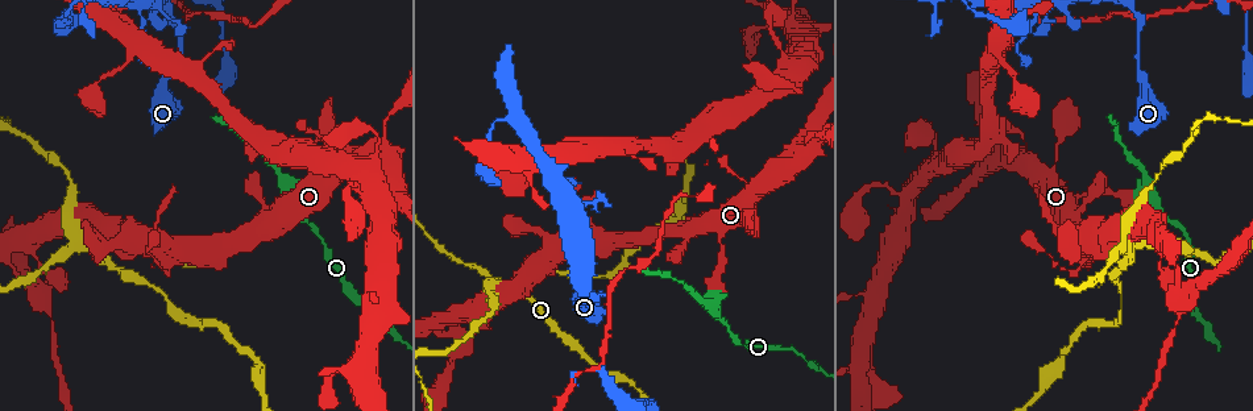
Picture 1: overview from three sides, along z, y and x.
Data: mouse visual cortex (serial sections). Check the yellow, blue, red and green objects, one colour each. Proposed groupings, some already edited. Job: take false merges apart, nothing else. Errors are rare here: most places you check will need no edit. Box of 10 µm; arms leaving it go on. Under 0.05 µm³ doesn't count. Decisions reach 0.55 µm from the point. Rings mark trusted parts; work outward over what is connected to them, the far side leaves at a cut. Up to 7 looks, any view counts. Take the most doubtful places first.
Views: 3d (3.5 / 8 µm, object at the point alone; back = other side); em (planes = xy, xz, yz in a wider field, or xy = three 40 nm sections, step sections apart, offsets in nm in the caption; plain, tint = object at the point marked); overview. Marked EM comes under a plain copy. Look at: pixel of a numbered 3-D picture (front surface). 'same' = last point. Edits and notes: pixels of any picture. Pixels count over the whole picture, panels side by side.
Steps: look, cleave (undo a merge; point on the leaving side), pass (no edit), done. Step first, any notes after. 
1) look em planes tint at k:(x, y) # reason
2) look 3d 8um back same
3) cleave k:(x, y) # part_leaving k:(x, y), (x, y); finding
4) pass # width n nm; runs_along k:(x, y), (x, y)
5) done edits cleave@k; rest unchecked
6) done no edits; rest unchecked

look em xy step 5 tint at 1:(808, 144)

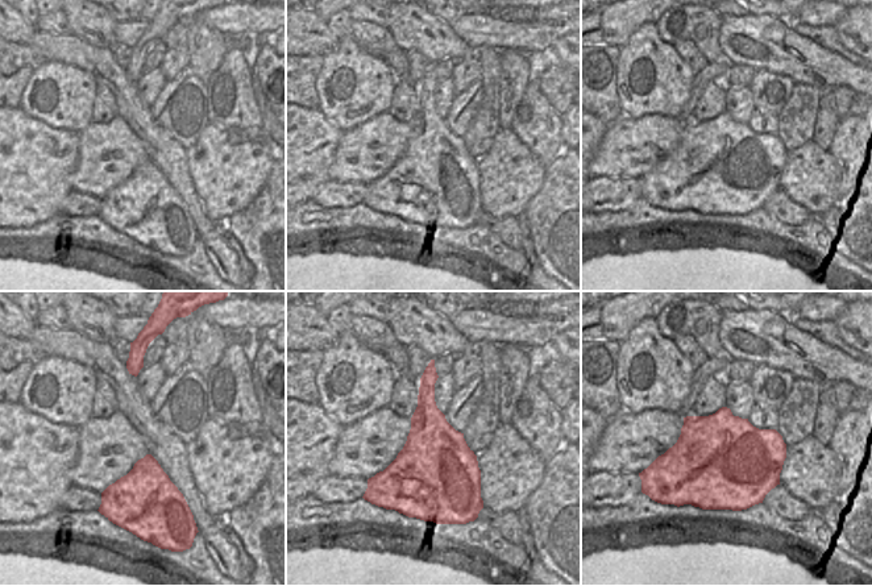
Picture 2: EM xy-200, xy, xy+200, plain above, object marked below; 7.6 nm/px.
look 3d 3.5um same

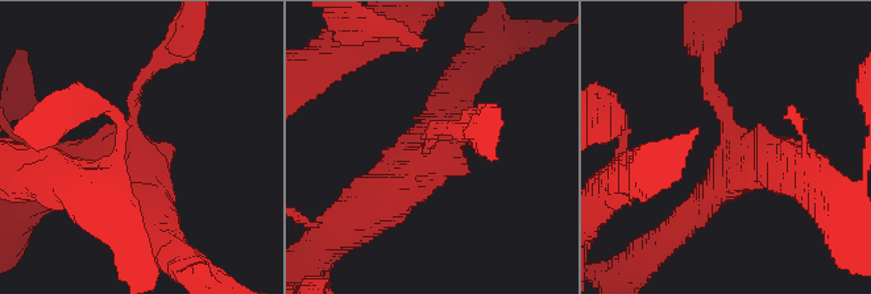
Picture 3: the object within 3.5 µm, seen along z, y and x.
pass # arm_widths 150, 350, 600 nm; runs_along 3:(357, 219), (438, 154), (453, 100); one cell here

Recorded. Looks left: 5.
look 3d 8um back at 1:(459, 338) # thick turns thin

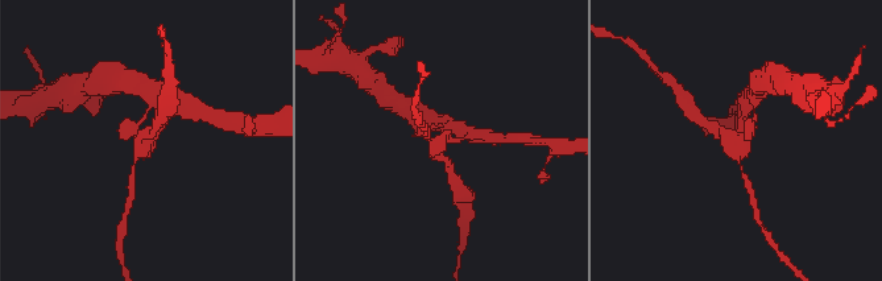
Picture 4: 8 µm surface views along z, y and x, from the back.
look em xy step 3 tint same # arms 3; arm_widths 150, 150, 250 nm; now the EM

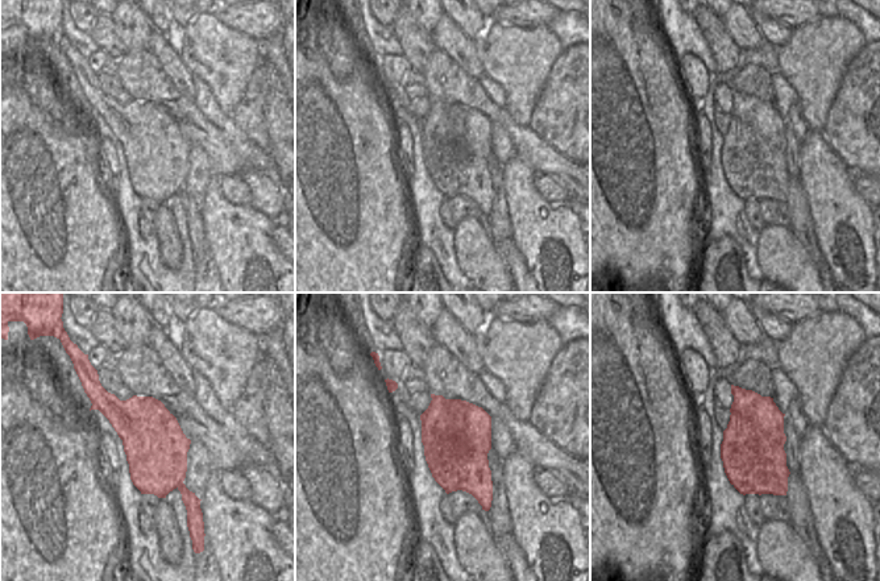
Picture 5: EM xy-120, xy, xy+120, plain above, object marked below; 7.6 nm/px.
cleave 4:(451, 173) # width 500 nm; part_leaving 4:(140, 137), (157, 125), (164, 112); a second cell is stuck on

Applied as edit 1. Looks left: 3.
look overview # redraw

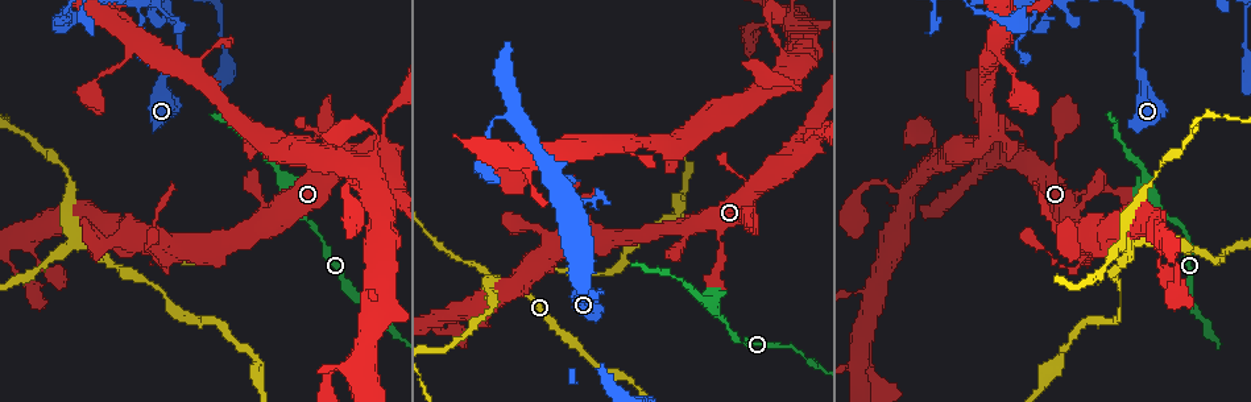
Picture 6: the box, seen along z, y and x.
look 3d 3.5um at 6:(64, 225) # sharp bend

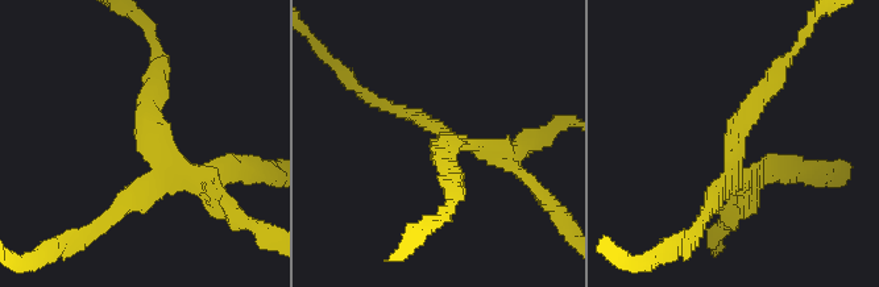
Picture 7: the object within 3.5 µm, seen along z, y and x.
look em xy step 3 tint at 7:(445, 141)

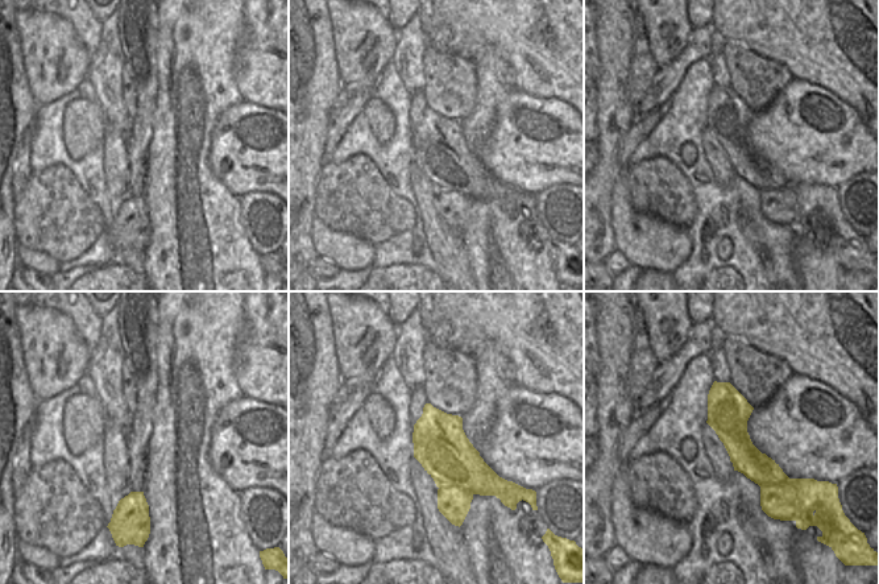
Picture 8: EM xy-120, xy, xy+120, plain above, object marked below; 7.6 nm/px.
cleave 7:(161, 123) # part_leaving 7:(206, 177), (149, 136), (153, 87); a second cell is stuck on

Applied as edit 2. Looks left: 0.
done edits cleave@4, cleave@7; rest unchecked

